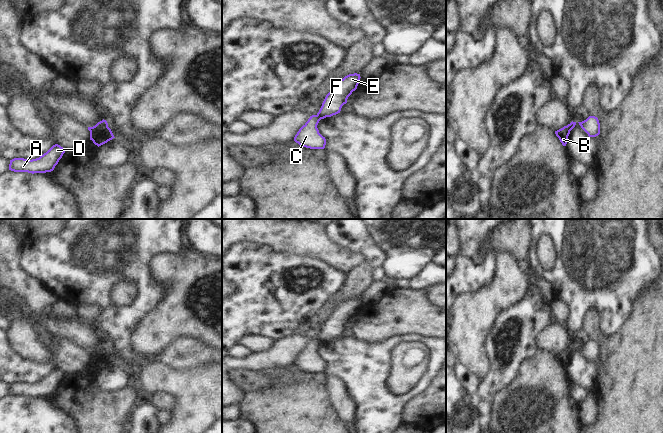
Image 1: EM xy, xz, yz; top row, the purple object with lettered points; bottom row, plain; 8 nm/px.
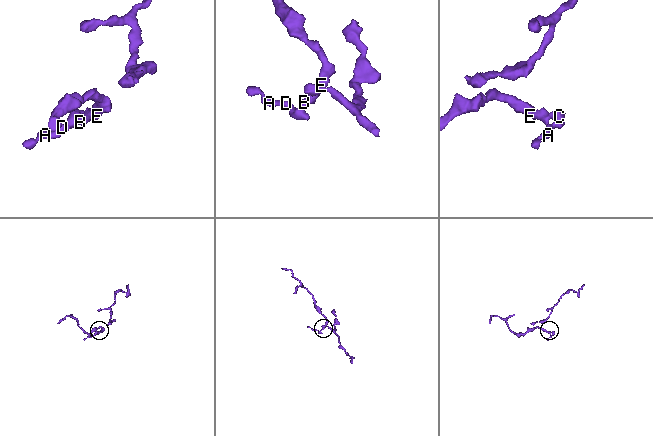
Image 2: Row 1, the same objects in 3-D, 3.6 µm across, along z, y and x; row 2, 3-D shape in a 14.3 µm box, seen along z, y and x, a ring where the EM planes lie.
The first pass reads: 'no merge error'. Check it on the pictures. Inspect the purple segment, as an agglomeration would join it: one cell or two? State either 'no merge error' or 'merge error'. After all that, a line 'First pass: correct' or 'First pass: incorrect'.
merge error
First pass: incorrect

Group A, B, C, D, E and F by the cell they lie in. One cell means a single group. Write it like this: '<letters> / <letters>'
A C D / B E F

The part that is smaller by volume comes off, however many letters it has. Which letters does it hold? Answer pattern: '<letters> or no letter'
A, C, D

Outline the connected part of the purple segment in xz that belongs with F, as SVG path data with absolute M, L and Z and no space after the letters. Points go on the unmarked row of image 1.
M354 297L339 304L326 319L317 339L324 343L340 337L348 321L357 313L360 302L360 298Z

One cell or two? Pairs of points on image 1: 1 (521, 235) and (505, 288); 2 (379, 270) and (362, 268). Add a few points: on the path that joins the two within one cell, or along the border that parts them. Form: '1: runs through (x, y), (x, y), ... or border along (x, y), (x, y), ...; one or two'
1: border along (497, 250), (509, 252), (518, 261); two
2: border along (365, 260), (371, 267), (371, 277), (373, 279); two

